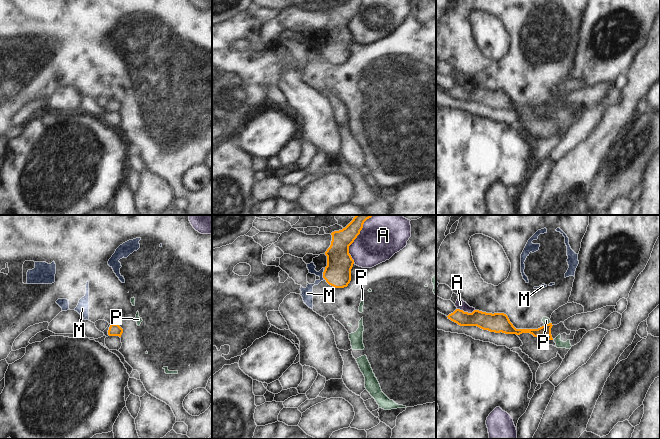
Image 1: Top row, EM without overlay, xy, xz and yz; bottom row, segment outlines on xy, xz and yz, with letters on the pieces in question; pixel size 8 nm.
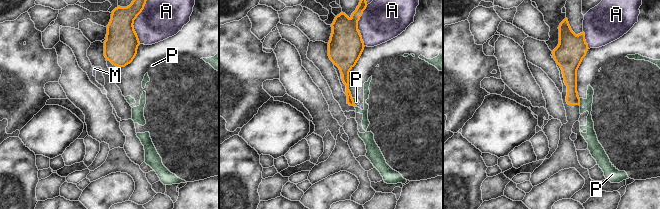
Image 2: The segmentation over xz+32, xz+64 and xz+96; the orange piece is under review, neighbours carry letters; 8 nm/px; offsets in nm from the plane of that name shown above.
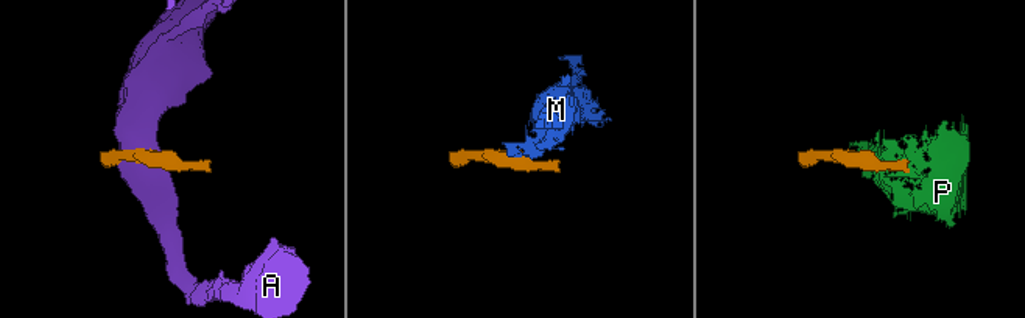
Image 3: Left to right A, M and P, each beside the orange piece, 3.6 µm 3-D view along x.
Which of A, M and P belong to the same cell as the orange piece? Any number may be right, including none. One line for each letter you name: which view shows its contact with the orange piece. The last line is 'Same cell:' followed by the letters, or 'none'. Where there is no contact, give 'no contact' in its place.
Same cell: none

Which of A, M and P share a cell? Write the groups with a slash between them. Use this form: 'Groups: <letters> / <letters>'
Groups: A / M P

